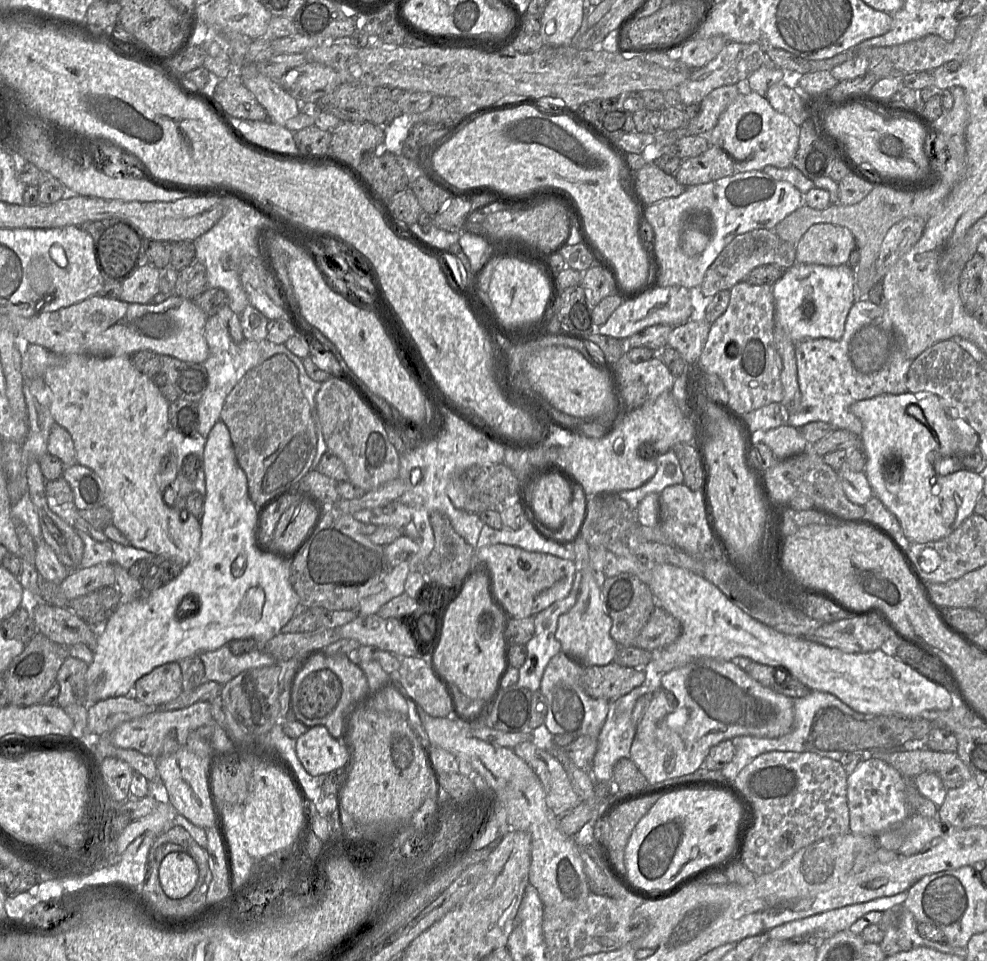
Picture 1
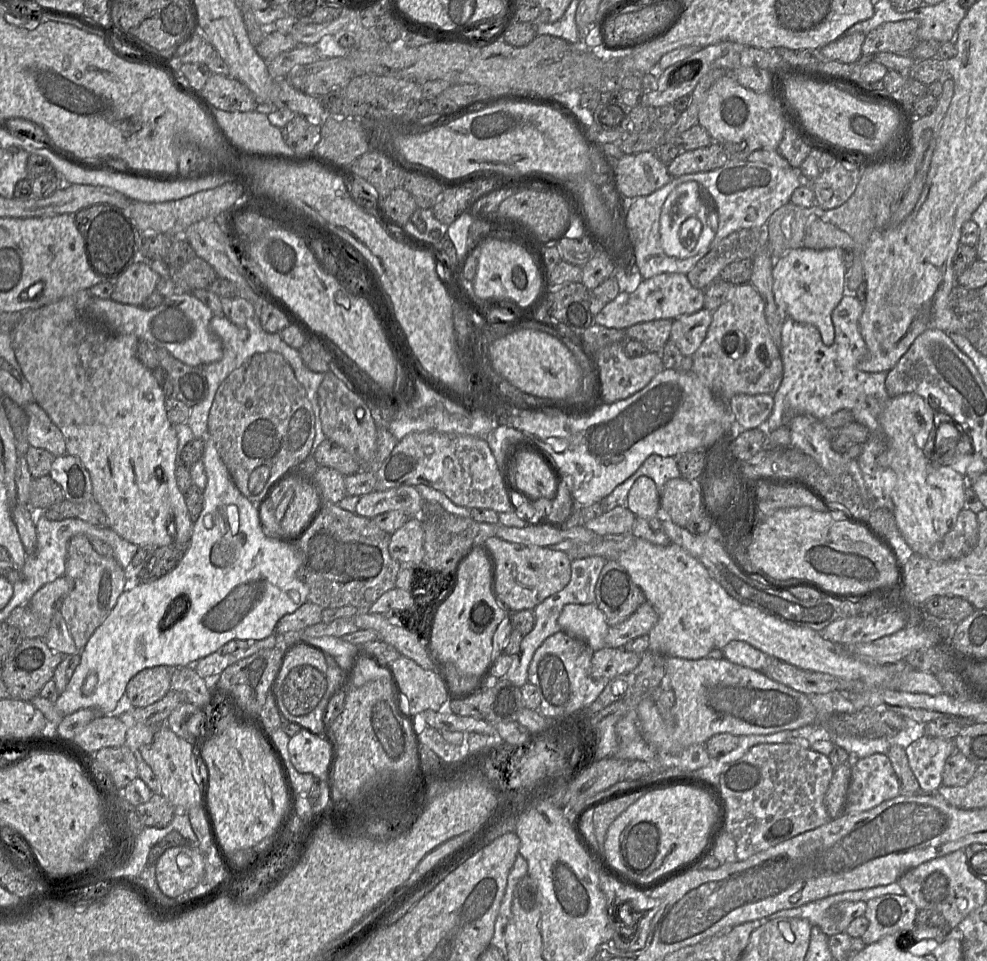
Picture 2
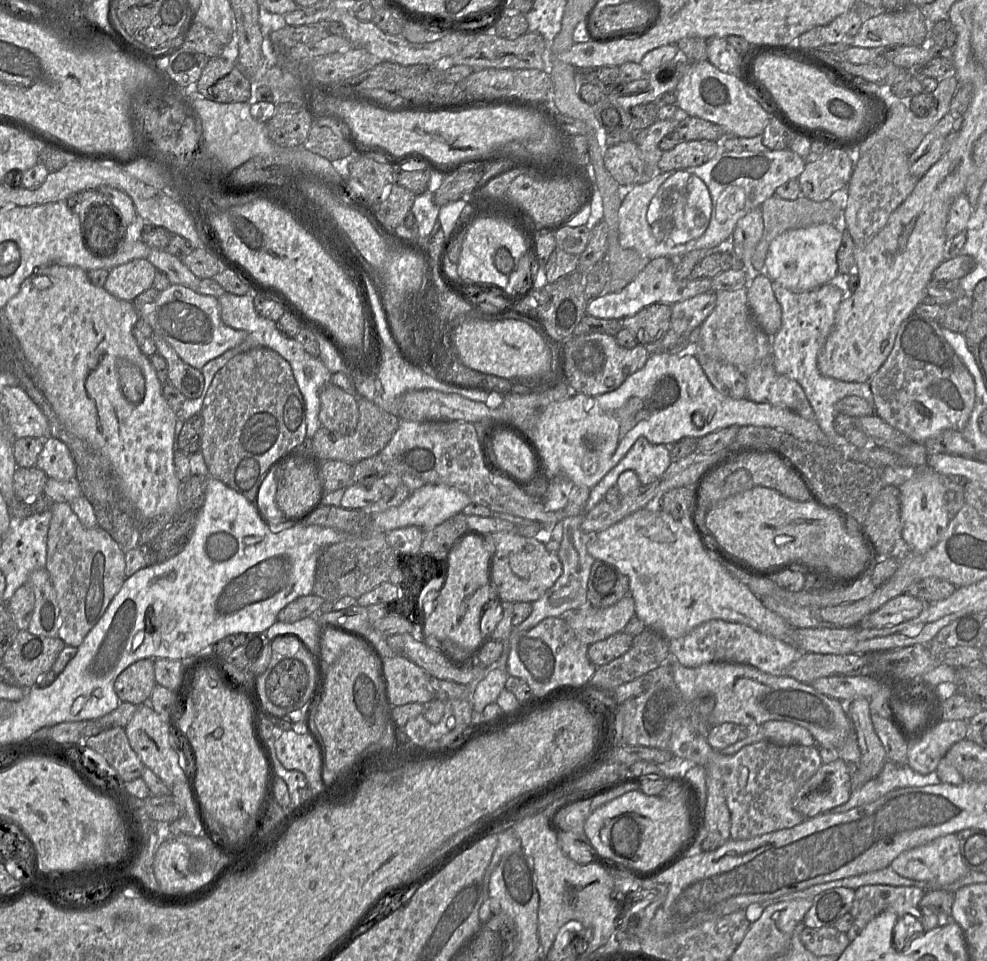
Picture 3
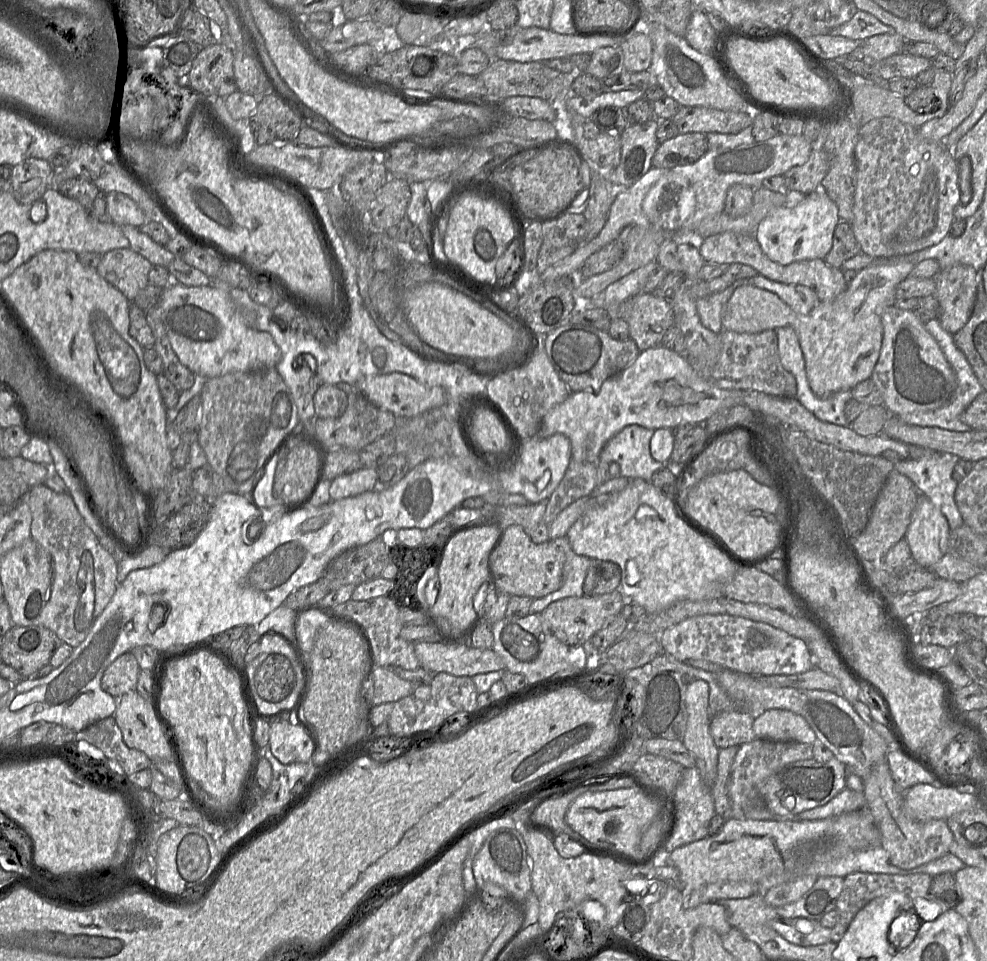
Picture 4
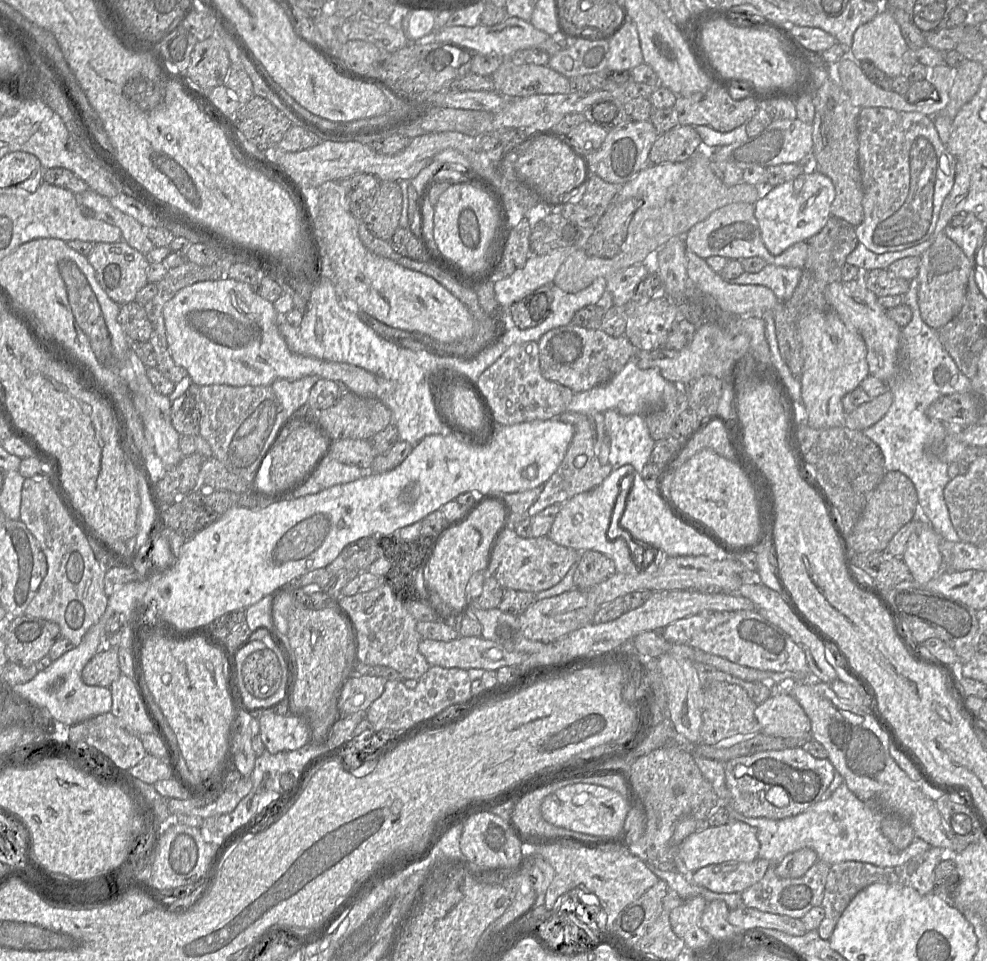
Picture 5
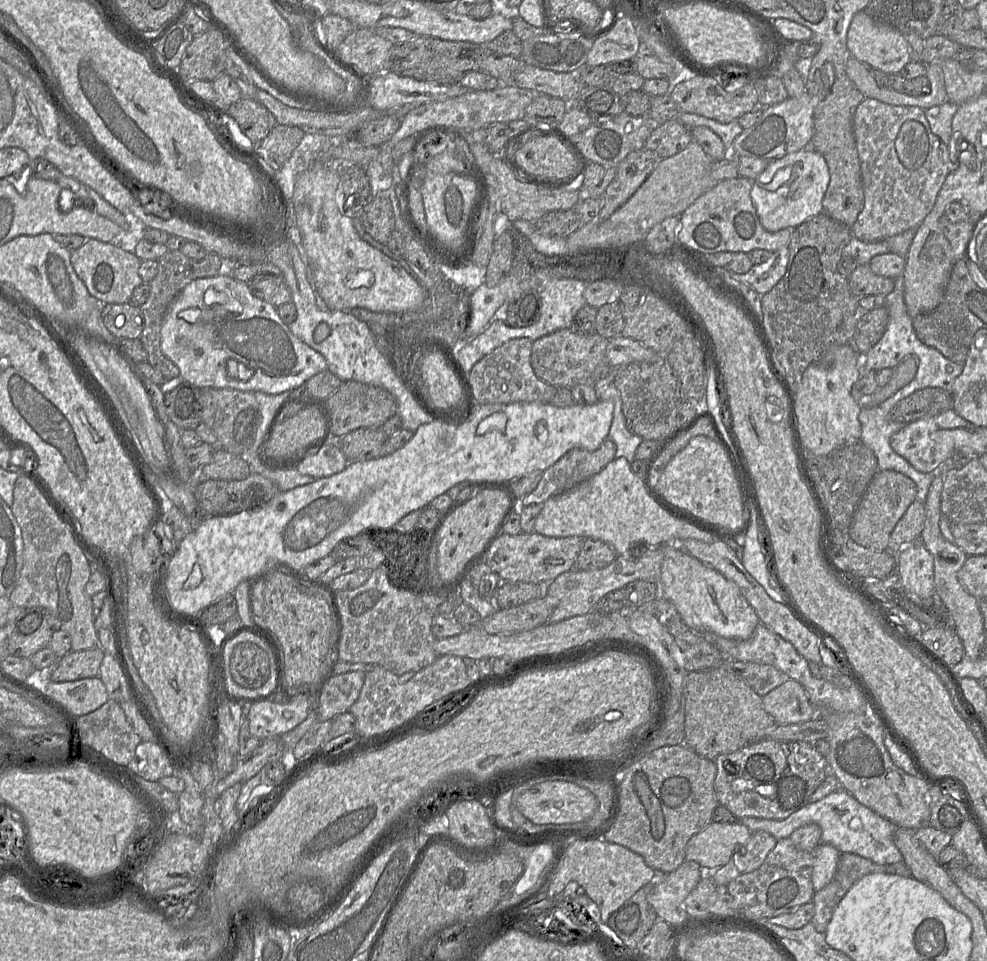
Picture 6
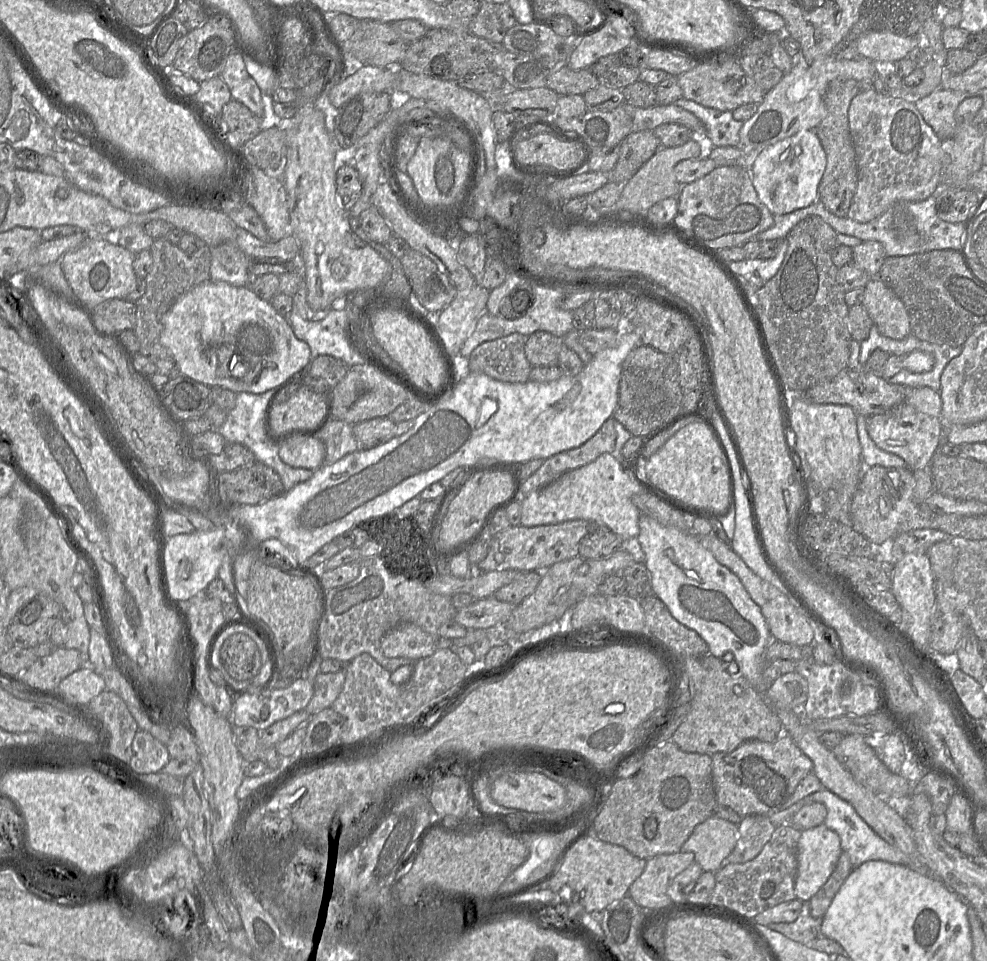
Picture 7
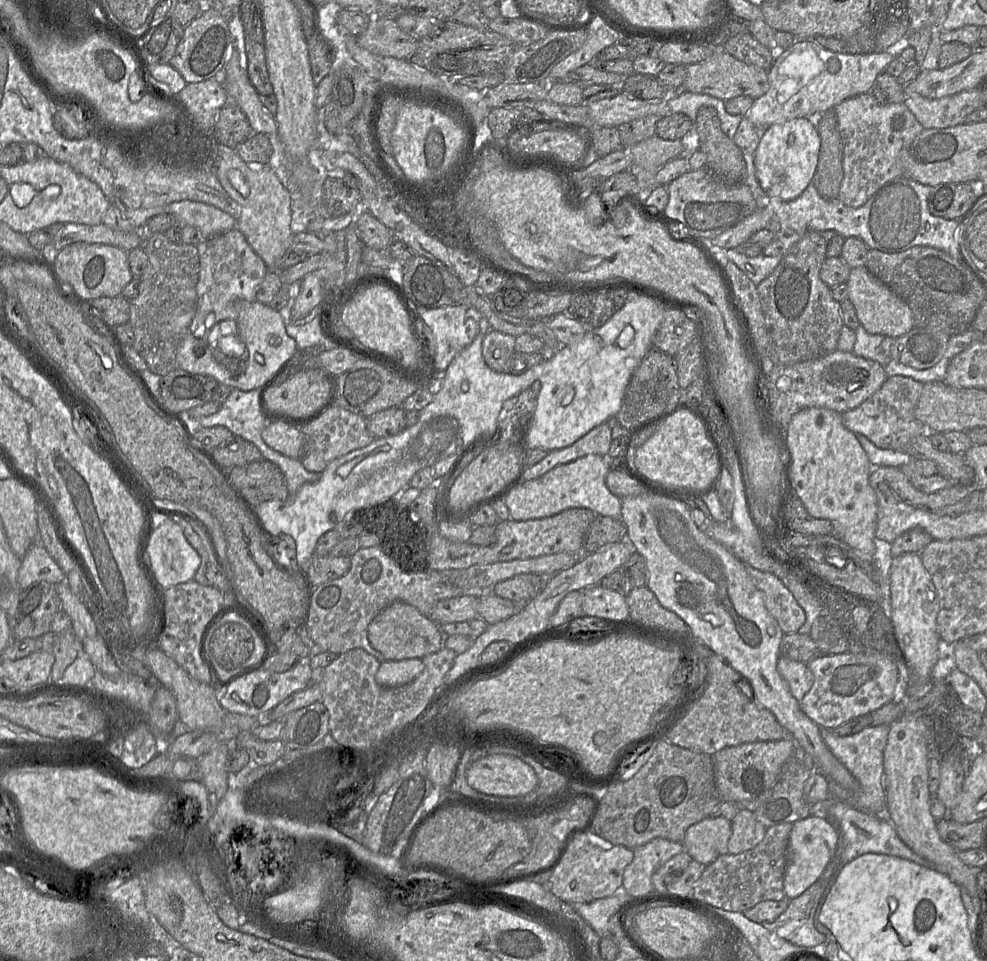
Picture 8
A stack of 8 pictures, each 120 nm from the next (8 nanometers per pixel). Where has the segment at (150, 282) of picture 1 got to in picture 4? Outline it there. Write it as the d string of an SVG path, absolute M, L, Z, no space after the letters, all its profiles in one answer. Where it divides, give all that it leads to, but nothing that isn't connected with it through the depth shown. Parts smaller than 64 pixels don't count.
M130 248L113 249L101 256L97 273L130 302L148 284L152 264Z

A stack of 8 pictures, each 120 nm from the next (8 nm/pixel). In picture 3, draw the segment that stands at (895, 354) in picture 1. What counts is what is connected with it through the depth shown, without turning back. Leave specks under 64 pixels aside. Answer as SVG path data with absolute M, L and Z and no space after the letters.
M772 283L772 289L782 310L781 327L772 336L772 354L774 368L780 375L798 382L803 389L821 430L830 437L834 445L847 444L845 437L834 429L835 404L847 397L858 396L874 405L874 397L868 382L846 382L821 374L817 367L820 348L834 324L836 312L845 294L832 284L825 284L818 289L793 292Z

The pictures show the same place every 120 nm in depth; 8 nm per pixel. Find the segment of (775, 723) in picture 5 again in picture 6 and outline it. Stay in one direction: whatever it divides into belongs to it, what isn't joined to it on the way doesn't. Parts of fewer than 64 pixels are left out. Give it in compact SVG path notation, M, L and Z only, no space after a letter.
M789 679L763 697L764 710L778 725L797 724L816 719L816 708L811 704L805 688Z

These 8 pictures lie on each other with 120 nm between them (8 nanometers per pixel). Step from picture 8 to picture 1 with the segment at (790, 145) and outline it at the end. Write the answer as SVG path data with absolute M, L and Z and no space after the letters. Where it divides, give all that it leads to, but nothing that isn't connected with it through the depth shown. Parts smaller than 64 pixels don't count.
M795 263L771 286L776 322L793 343L817 338L838 340L854 303L854 277L847 264L829 267Z

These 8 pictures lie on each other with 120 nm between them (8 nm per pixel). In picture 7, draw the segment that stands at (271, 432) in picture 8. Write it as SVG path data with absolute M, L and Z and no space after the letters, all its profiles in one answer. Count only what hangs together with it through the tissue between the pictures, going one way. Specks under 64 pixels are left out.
M296 437L278 446L278 454L287 465L312 471L323 465L325 446L317 437Z

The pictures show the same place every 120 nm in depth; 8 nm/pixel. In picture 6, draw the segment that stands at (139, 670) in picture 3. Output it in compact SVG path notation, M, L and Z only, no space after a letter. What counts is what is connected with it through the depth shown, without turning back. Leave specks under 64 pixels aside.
M100 647L69 651L59 658L50 673L53 682L68 682L97 677L105 653Z

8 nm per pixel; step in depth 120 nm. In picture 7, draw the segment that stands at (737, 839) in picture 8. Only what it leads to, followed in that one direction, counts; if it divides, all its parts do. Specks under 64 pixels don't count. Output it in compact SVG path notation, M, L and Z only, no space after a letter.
M748 815L738 824L739 839L722 866L753 860L771 839L776 826L765 815Z

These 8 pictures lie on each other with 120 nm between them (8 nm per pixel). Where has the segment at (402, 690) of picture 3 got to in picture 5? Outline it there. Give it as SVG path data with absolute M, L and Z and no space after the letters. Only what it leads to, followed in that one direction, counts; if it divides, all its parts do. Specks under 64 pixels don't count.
M352 674L338 692L340 716L366 711L383 693L387 681L382 677Z

